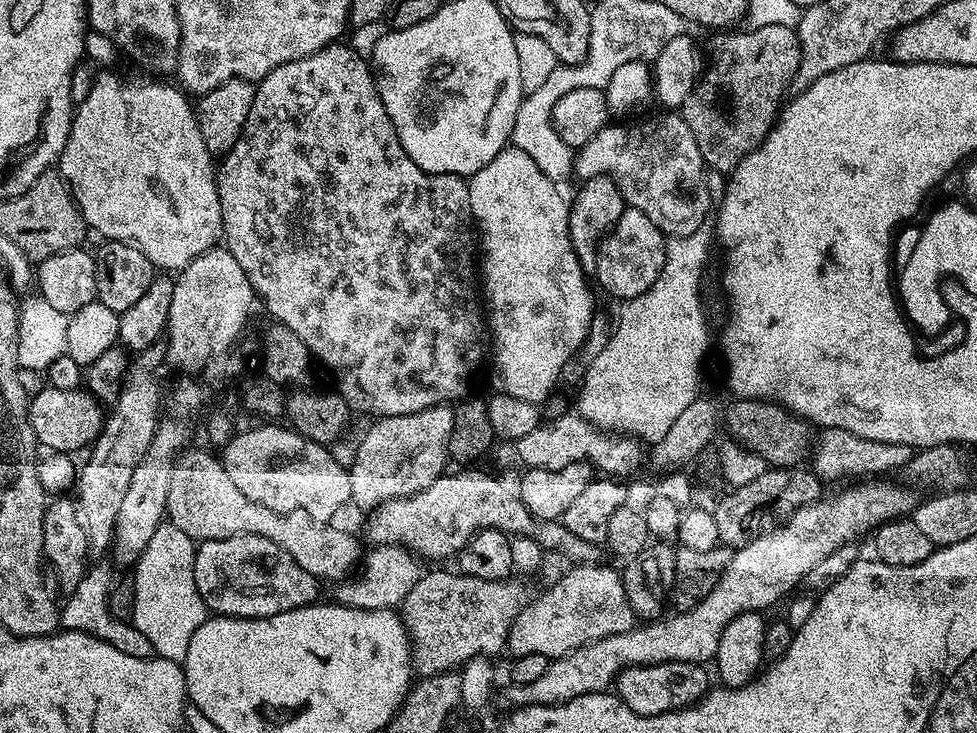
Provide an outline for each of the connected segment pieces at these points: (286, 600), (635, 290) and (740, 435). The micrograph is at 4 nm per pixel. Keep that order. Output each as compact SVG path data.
M236 535L228 539L201 541L196 550L194 578L204 604L211 613L220 616L268 619L274 614L304 608L319 599L319 579L301 568L295 558L278 544L262 536Z
M625 207L618 222L604 235L596 251L595 283L600 283L616 302L633 300L638 298L638 294L646 294L646 290L650 290L650 286L654 286L662 274L667 245L664 233L654 226L654 222L650 222L650 218L646 218L646 214L642 214L642 210Z
M739 398L731 401L733 404L722 412L722 428L728 431L727 435L744 448L758 454L764 459L765 465L773 468L795 468L803 465L809 459L814 447L814 428L807 420L795 416L780 404L773 404L770 400L742 400Z

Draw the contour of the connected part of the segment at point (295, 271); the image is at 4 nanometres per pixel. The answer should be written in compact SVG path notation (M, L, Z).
M333 42L327 48L321 48L319 52L303 56L297 60L286 62L282 66L278 66L274 70L270 70L270 74L266 74L263 80L256 84L256 93L254 94L254 102L250 106L250 114L244 123L242 134L238 138L238 142L234 142L234 146L219 161L218 167L214 172L216 178L216 189L218 190L218 202L222 206L222 226L224 227L223 243L226 245L228 252L234 258L238 258L238 266L242 266L242 270L246 274L246 278L250 278L252 289L256 291L257 297L268 307L268 312L273 316L276 324L285 324L290 330L294 330L294 334L298 334L298 338L302 338L302 342L306 342L309 352L317 361L320 360L326 367L332 371L332 376L336 379L334 384L335 391L340 393L340 397L347 402L353 413L360 414L365 412L369 418L379 418L392 415L416 414L418 411L430 410L431 407L447 405L449 402L459 401L461 398L469 395L468 383L472 380L472 375L476 372L476 367L480 364L480 359L486 356L486 320L482 315L482 304L478 299L478 268L472 265L472 248L474 252L474 221L472 219L472 211L470 210L470 194L468 193L468 180L462 176L451 176L450 174L434 174L422 170L412 161L410 154L406 154L406 150L402 146L402 142L398 138L398 134L394 130L394 126L390 122L390 116L386 114L386 108L382 106L380 95L376 89L376 77L373 69L370 67L369 61L364 60L352 48L347 48L344 42Z

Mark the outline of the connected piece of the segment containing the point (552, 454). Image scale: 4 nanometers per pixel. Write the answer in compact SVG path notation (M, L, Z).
M579 414L564 416L553 424L541 423L539 428L530 430L526 438L518 438L499 445L500 456L504 460L516 460L524 464L525 469L541 468L542 470L562 470L570 462L582 462L592 465L597 473L607 474L612 478L625 478L640 468L644 460L641 441L623 434L613 434L603 428L595 428L589 420Z

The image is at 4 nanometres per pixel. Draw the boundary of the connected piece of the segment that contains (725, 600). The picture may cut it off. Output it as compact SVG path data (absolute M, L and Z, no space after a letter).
M872 478L867 482L855 483L858 485L854 488L848 488L845 492L830 497L829 500L821 498L815 500L813 504L798 509L783 522L777 523L780 524L777 528L770 529L769 527L761 531L746 546L732 552L730 562L725 566L723 574L716 579L716 583L712 585L710 594L706 594L706 598L702 598L702 602L689 612L677 611L676 616L670 617L669 615L647 626L637 627L631 632L619 632L616 636L607 636L604 640L593 642L594 664L600 664L600 685L605 690L611 689L616 677L620 674L620 669L634 664L658 664L662 660L685 660L691 664L707 665L715 661L718 638L722 638L722 630L726 630L726 626L731 620L738 618L738 614L760 612L770 607L771 604L778 603L780 599L783 601L793 591L791 588L803 582L806 574L810 574L810 570L814 570L814 566L819 566L829 554L834 554L838 546L846 546L859 541L859 536L866 535L867 537L875 533L876 529L882 527L886 522L907 517L916 508L918 498L915 494L917 493L903 483L902 485L891 484L888 480L891 479Z

